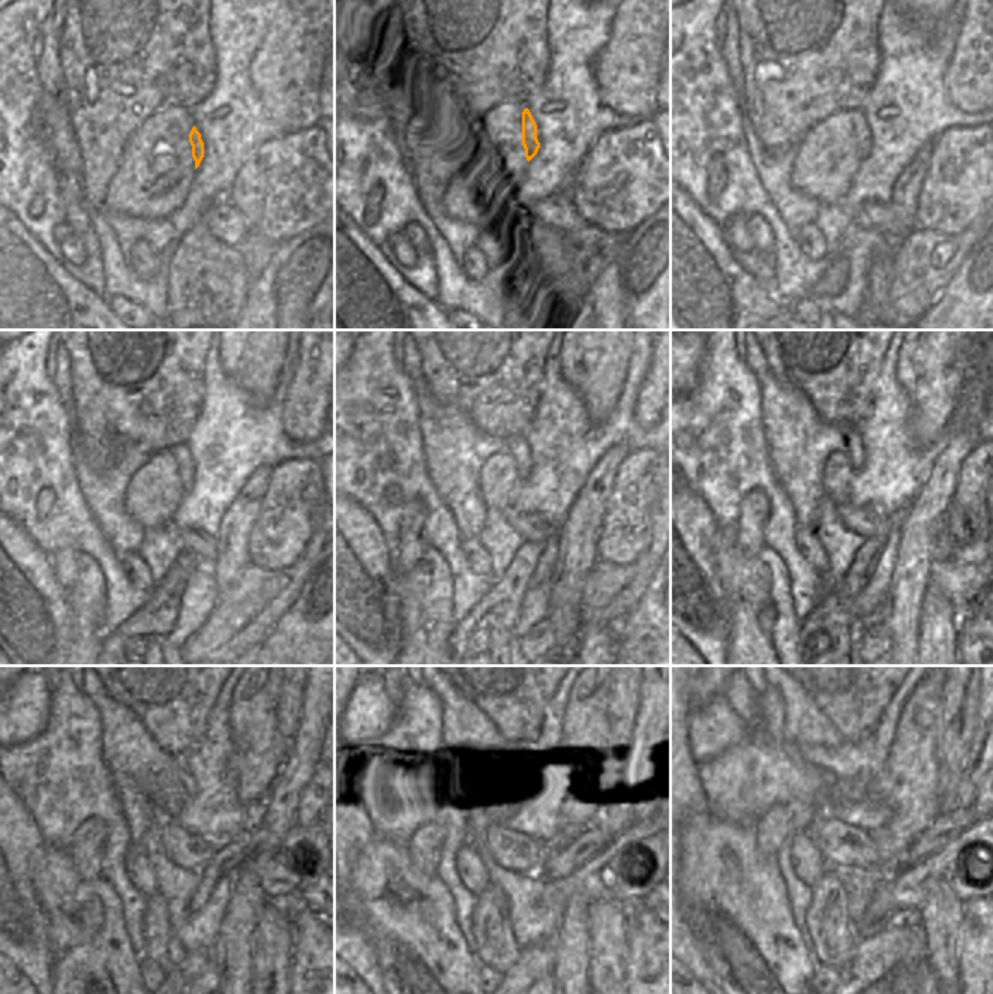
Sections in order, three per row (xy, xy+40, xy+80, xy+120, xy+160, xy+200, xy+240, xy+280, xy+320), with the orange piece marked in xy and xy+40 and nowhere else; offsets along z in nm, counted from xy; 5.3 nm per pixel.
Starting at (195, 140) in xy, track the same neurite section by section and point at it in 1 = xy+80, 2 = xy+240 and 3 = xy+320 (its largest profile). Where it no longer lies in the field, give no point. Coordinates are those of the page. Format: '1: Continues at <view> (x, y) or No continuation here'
1: Continues at xy+80 (863, 134)
2: Continues at xy+240 (173, 802)
3: Continues at xy+320 (852, 790).

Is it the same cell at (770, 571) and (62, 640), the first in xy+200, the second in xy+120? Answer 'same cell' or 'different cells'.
different cells

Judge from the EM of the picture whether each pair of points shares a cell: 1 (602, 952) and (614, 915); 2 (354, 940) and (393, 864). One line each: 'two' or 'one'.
1: one
2: two

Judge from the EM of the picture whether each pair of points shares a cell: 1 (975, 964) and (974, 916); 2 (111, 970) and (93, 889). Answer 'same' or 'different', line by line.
1: same
2: same

